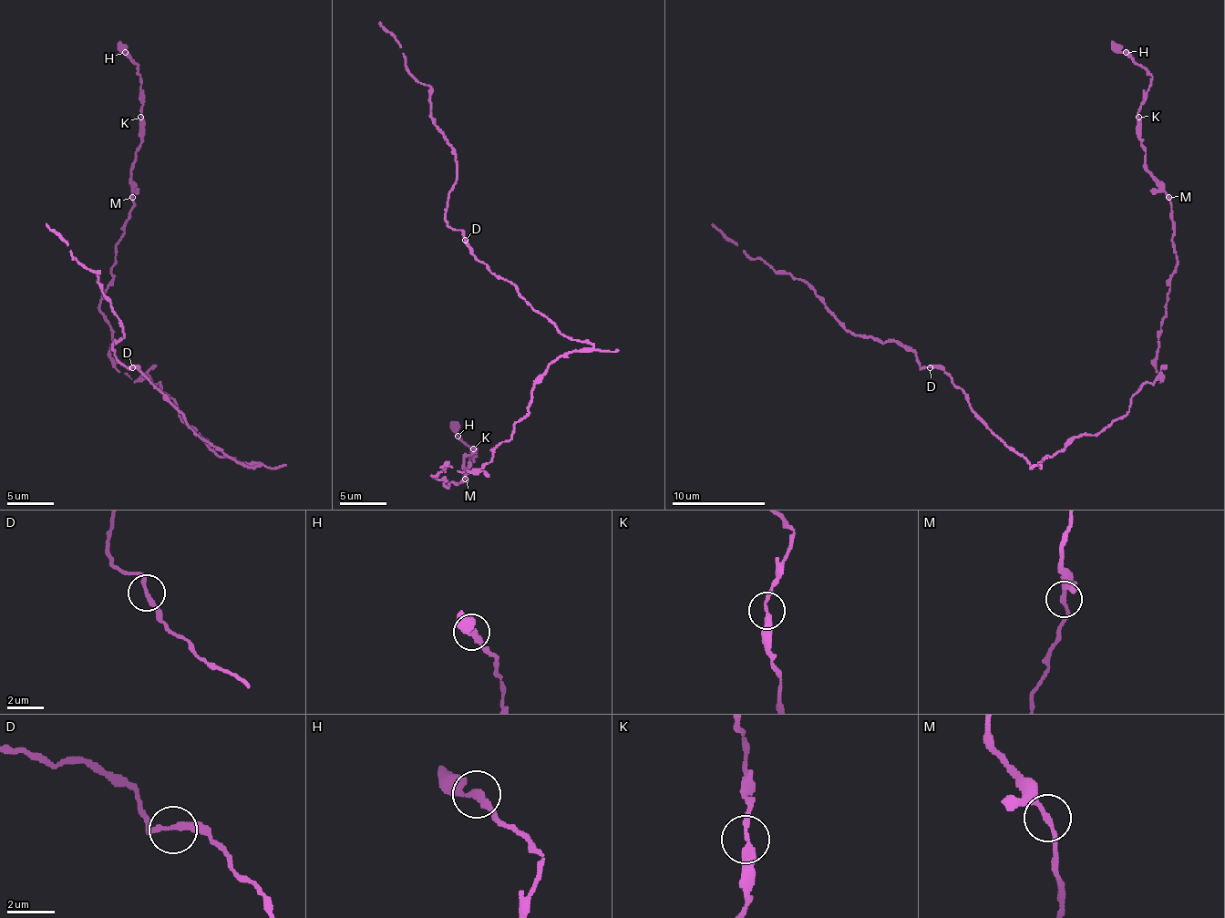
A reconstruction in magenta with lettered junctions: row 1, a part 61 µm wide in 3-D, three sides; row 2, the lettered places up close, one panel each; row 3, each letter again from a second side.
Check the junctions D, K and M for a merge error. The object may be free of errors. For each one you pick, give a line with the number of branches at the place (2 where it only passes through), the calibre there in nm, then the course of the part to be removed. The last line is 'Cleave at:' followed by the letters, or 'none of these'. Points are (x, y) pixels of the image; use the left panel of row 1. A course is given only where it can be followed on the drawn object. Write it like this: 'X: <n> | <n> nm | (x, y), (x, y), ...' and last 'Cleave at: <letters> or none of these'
Cleave at: none of these

